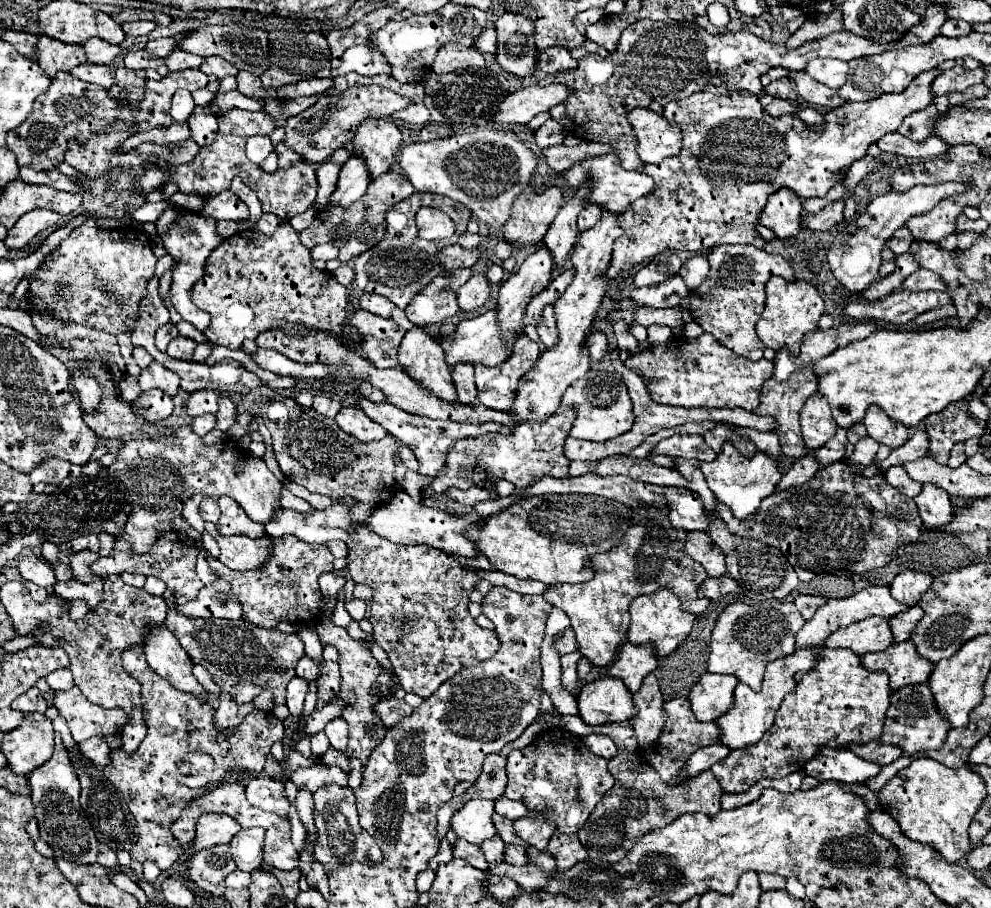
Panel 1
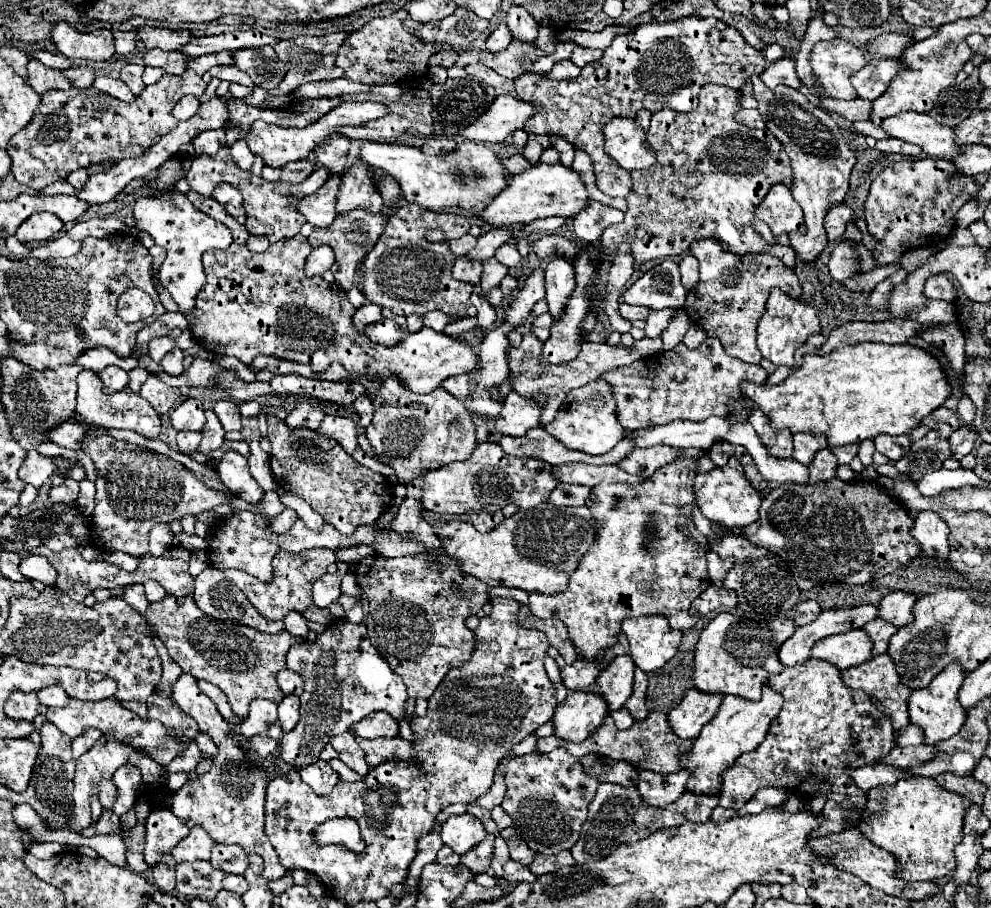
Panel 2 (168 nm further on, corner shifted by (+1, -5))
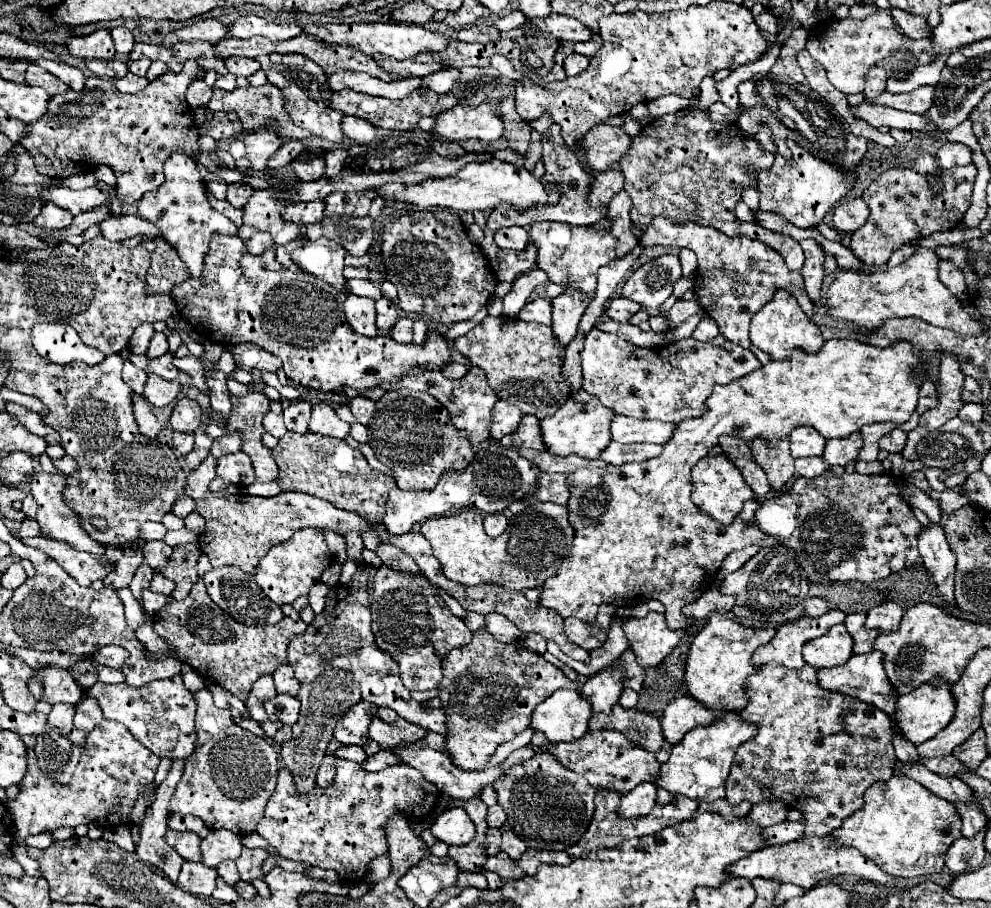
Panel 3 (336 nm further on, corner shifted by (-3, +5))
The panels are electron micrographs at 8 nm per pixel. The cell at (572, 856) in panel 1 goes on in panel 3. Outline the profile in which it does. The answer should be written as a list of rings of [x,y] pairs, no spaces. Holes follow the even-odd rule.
[[[528,848],[520,860],[516,862],[528,876],[536,874],[538,866],[540,864],[568,864],[572,862],[572,858],[566,854],[566,852],[548,852],[548,850],[534,850],[534,848]]]

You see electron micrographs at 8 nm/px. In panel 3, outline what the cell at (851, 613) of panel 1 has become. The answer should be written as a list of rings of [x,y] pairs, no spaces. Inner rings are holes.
[[[830,610],[830,612],[826,612],[824,616],[818,616],[818,618],[802,616],[798,620],[782,624],[776,630],[774,638],[766,646],[760,646],[754,652],[752,664],[754,666],[780,664],[780,666],[786,666],[788,670],[800,670],[804,666],[802,646],[808,640],[826,634],[830,626],[842,624],[844,616],[846,614],[840,612],[840,610]]]

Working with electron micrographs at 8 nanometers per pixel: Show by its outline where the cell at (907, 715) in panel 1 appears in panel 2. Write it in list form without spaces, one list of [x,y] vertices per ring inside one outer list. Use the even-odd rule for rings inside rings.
[[[908,724],[908,728],[904,728],[904,732],[900,732],[900,736],[894,738],[896,746],[920,746],[924,744],[924,732],[920,732],[920,726]]]

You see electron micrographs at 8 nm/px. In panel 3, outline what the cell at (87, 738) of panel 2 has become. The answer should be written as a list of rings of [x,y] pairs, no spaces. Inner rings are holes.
[[[84,694],[84,698],[78,702],[76,706],[76,716],[74,716],[74,724],[76,728],[84,730],[84,732],[90,732],[92,728],[96,728],[102,720],[102,710],[100,706],[96,706],[96,700],[94,698],[88,698]]]

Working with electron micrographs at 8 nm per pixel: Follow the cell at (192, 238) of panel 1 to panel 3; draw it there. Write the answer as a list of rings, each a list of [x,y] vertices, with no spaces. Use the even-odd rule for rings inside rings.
[[[172,154],[168,158],[168,162],[164,162],[164,176],[166,182],[146,194],[140,202],[138,202],[138,214],[148,220],[154,222],[164,238],[168,240],[168,244],[178,252],[180,260],[188,266],[192,278],[200,278],[202,272],[202,262],[204,256],[208,252],[208,244],[212,240],[214,234],[224,234],[224,236],[236,236],[238,228],[234,226],[232,220],[228,220],[224,214],[216,212],[206,196],[206,184],[198,172],[198,166],[192,158],[188,158],[186,154]]]

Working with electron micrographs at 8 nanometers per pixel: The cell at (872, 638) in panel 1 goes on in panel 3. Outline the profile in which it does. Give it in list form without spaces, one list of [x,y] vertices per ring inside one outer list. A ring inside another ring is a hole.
[[[844,624],[832,626],[828,634],[804,644],[804,662],[812,668],[834,668],[852,656],[852,638]]]

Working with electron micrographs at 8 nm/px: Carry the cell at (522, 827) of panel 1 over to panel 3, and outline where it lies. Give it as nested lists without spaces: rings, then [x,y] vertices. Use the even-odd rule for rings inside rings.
[[[504,824],[504,826],[500,828],[500,832],[502,832],[502,844],[500,844],[500,850],[506,852],[512,860],[518,860],[518,858],[524,854],[524,850],[526,850],[526,842],[520,840],[520,838],[510,830],[508,824]]]

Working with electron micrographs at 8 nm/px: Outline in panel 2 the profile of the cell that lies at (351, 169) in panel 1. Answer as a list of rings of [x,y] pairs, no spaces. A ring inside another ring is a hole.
[[[332,176],[316,194],[304,196],[304,200],[300,200],[300,212],[312,226],[324,228],[336,220],[336,192],[340,190],[340,180],[340,176]]]

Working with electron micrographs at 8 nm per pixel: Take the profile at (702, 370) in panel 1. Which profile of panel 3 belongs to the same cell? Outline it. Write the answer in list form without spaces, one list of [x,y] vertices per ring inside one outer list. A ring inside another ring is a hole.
[[[594,328],[584,340],[582,388],[596,396],[602,406],[610,408],[614,414],[678,424],[686,418],[702,416],[702,410],[706,410],[704,402],[712,394],[714,384],[730,384],[758,366],[760,362],[750,350],[728,342],[722,334],[710,342],[684,338],[668,346],[646,350],[616,334]]]

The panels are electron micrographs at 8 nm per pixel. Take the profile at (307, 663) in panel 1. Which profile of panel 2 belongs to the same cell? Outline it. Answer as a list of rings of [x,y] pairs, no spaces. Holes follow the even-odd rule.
[[[284,668],[284,670],[278,672],[276,678],[278,678],[278,686],[280,686],[280,690],[284,694],[300,696],[304,692],[304,680],[302,680],[302,676],[298,672],[292,672],[292,670]]]

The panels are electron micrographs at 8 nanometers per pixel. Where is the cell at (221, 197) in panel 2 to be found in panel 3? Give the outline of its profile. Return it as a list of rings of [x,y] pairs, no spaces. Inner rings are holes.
[[[210,178],[210,180],[206,182],[206,186],[208,186],[208,190],[212,192],[212,196],[214,196],[216,200],[224,200],[224,198],[226,198],[226,188],[228,188],[226,182],[222,182],[222,180],[218,180],[218,178],[216,178],[216,180]]]

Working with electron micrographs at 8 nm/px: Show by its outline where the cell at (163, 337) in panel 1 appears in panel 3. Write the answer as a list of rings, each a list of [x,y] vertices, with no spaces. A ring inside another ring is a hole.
[[[162,332],[154,334],[152,340],[150,340],[150,346],[148,346],[148,350],[146,350],[146,356],[152,360],[152,358],[158,358],[158,356],[162,356],[162,354],[166,354],[166,352],[168,352],[166,336],[164,336]]]

